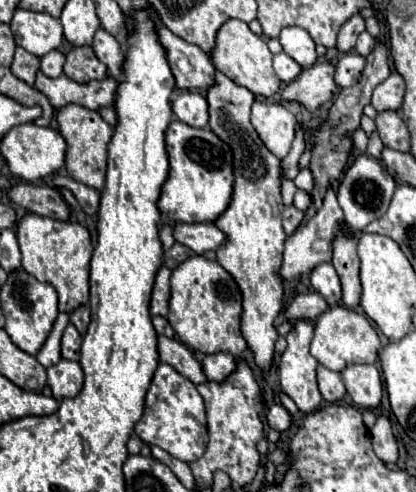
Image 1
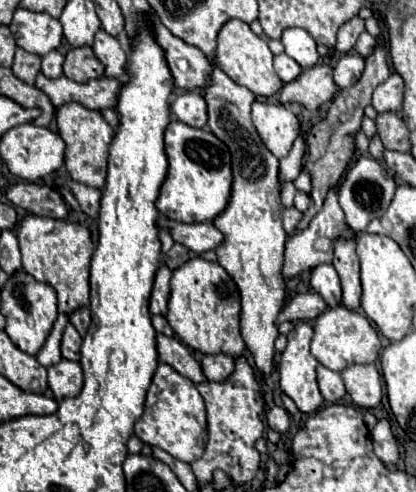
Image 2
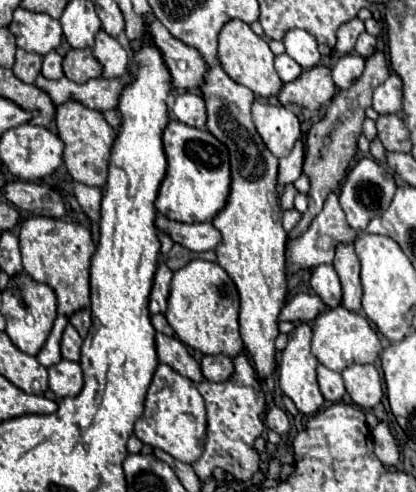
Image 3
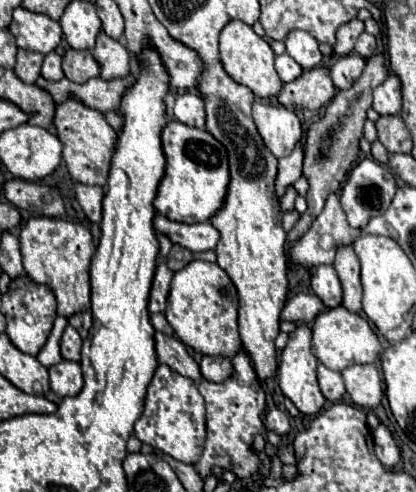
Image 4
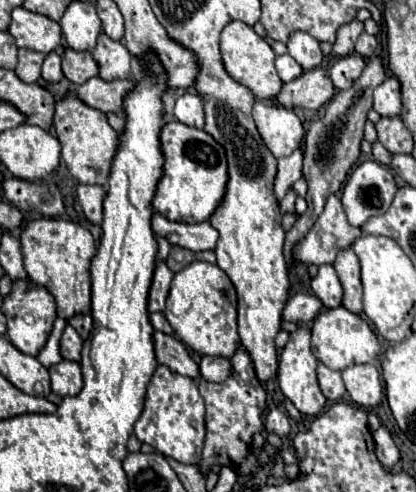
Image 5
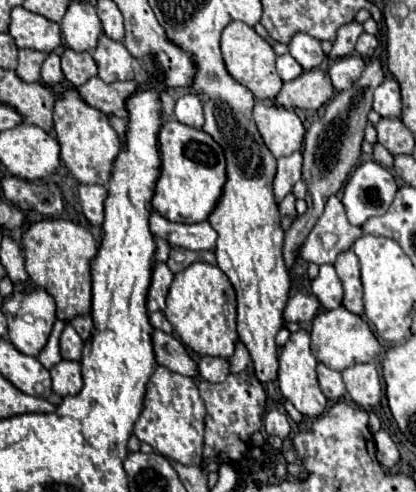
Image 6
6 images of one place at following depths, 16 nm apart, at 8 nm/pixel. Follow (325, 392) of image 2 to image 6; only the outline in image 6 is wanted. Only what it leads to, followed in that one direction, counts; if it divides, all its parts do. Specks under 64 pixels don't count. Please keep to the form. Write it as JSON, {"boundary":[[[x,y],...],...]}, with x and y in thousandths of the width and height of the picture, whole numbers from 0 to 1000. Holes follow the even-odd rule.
{"boundary":[[[764,740],[764,776],[769,776],[779,805],[798,817],[808,817],[832,797],[827,776],[822,776],[822,760],[813,752],[784,748],[779,740]]]}

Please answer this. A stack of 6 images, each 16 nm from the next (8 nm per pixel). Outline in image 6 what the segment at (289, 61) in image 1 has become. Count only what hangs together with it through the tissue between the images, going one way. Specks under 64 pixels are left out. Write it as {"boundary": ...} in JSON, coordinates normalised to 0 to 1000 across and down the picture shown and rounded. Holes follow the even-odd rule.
{"boundary":[[[683,110],[683,114],[663,118],[663,142],[668,142],[668,150],[683,167],[697,167],[697,163],[716,159],[731,146],[726,134],[697,110]]]}

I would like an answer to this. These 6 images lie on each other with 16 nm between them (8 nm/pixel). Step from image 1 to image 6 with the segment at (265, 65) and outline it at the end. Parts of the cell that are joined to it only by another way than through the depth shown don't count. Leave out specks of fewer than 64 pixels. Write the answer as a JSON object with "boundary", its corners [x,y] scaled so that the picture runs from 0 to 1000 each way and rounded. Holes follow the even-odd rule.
{"boundary":[[[553,45],[534,61],[529,102],[534,102],[543,142],[567,167],[591,175],[620,203],[659,203],[663,199],[663,191],[673,187],[673,179],[683,171],[659,138],[663,110],[654,102],[654,93],[611,65],[611,57],[591,53],[587,45]]]}

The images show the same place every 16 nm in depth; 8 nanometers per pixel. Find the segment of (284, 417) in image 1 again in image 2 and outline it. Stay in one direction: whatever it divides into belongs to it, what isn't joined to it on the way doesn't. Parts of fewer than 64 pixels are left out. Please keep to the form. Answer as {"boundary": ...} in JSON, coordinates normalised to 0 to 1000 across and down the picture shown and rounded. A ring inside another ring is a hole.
{"boundary":[[[654,825],[639,841],[639,854],[644,854],[644,866],[663,878],[688,878],[697,866],[697,846],[678,825]]]}

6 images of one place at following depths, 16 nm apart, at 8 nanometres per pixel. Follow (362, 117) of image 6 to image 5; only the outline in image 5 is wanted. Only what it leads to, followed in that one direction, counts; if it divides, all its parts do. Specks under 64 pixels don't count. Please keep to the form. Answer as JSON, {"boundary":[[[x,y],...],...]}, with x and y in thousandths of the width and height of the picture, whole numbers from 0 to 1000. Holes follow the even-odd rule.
{"boundary":[[[894,114],[880,126],[880,138],[870,154],[856,163],[856,171],[841,183],[813,187],[793,211],[784,215],[784,232],[750,248],[736,280],[731,280],[731,362],[740,366],[740,427],[716,443],[716,451],[702,459],[702,467],[688,472],[688,496],[683,496],[683,520],[692,541],[702,537],[702,504],[712,492],[731,484],[731,476],[750,463],[755,447],[779,427],[784,402],[793,394],[813,394],[822,382],[822,370],[837,362],[841,346],[861,329],[865,317],[865,285],[875,276],[875,248],[880,232],[894,220],[894,187],[904,175],[913,175],[928,163],[928,138],[918,126],[918,114]]]}

